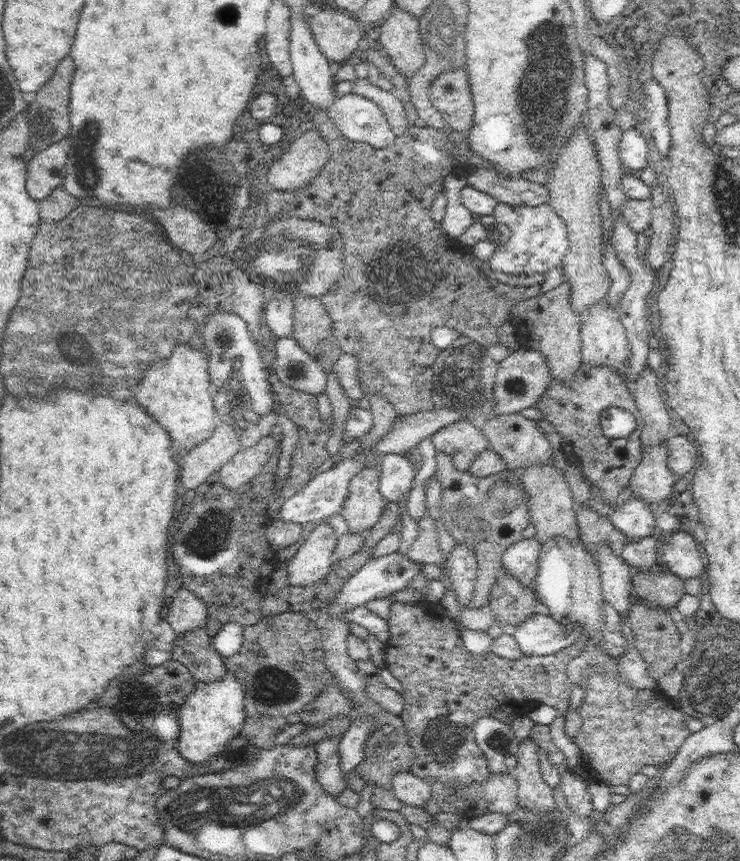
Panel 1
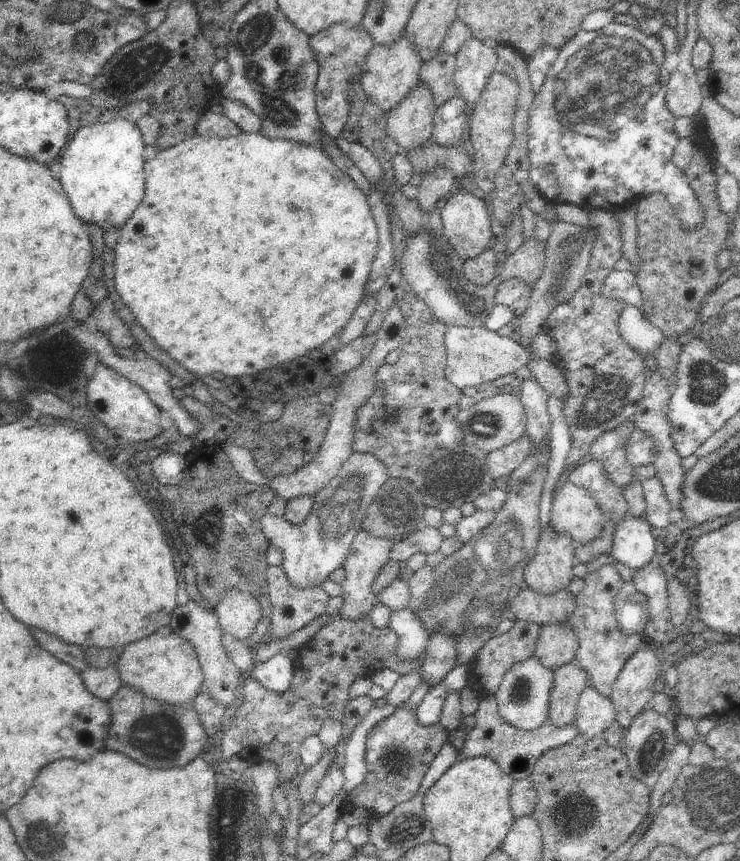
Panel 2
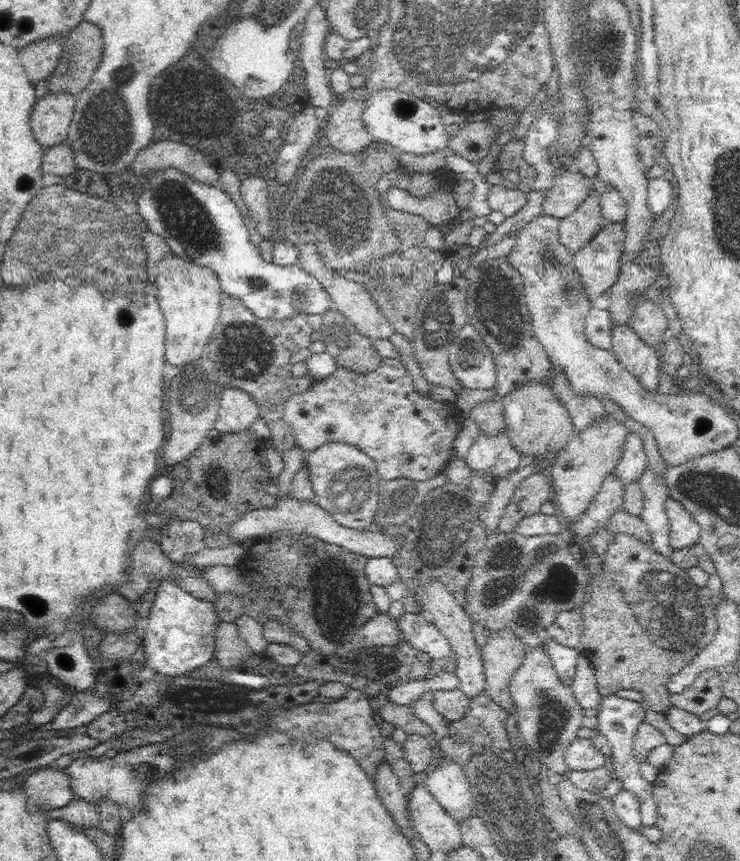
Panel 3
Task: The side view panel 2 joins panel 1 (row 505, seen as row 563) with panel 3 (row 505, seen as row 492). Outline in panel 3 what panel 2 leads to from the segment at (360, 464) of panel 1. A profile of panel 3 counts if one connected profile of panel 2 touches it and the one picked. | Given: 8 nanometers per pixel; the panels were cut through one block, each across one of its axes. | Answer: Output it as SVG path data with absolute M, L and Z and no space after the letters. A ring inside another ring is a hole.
M334 440L307 452L306 459L316 502L342 526L377 531L374 513L378 506L381 478L374 461L358 447Z

